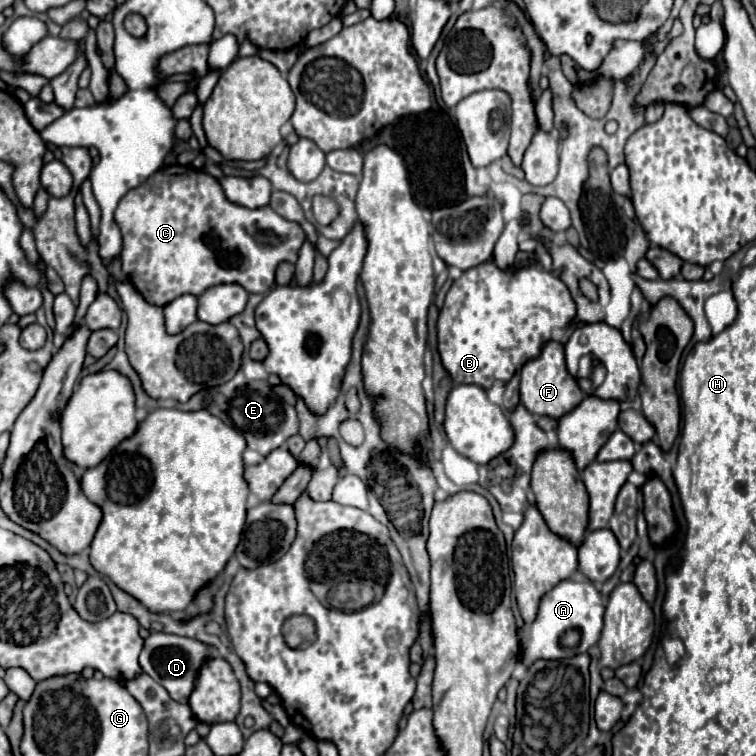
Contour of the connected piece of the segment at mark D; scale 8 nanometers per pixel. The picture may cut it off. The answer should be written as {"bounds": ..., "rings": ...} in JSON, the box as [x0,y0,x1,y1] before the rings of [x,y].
{"bounds":[139,632,215,704],"rings":[[[155,632],[145,640],[143,652],[139,656],[139,664],[143,668],[145,674],[149,674],[155,682],[159,682],[173,700],[187,704],[189,696],[195,688],[197,676],[201,666],[213,658],[215,648],[211,644],[199,642],[195,638],[187,638],[187,636],[177,636],[177,634],[165,634],[165,632]]]}

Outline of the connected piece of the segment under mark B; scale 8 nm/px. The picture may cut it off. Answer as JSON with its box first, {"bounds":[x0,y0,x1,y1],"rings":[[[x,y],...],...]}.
{"bounds":[437,260,577,390],"rings":[[[489,260],[463,272],[463,276],[449,288],[437,320],[437,350],[453,382],[477,384],[489,390],[495,380],[509,382],[529,360],[535,360],[543,346],[551,340],[553,328],[571,326],[575,316],[577,306],[569,294],[569,288],[559,276],[541,270],[537,262],[521,268],[501,270],[493,260]]]}

